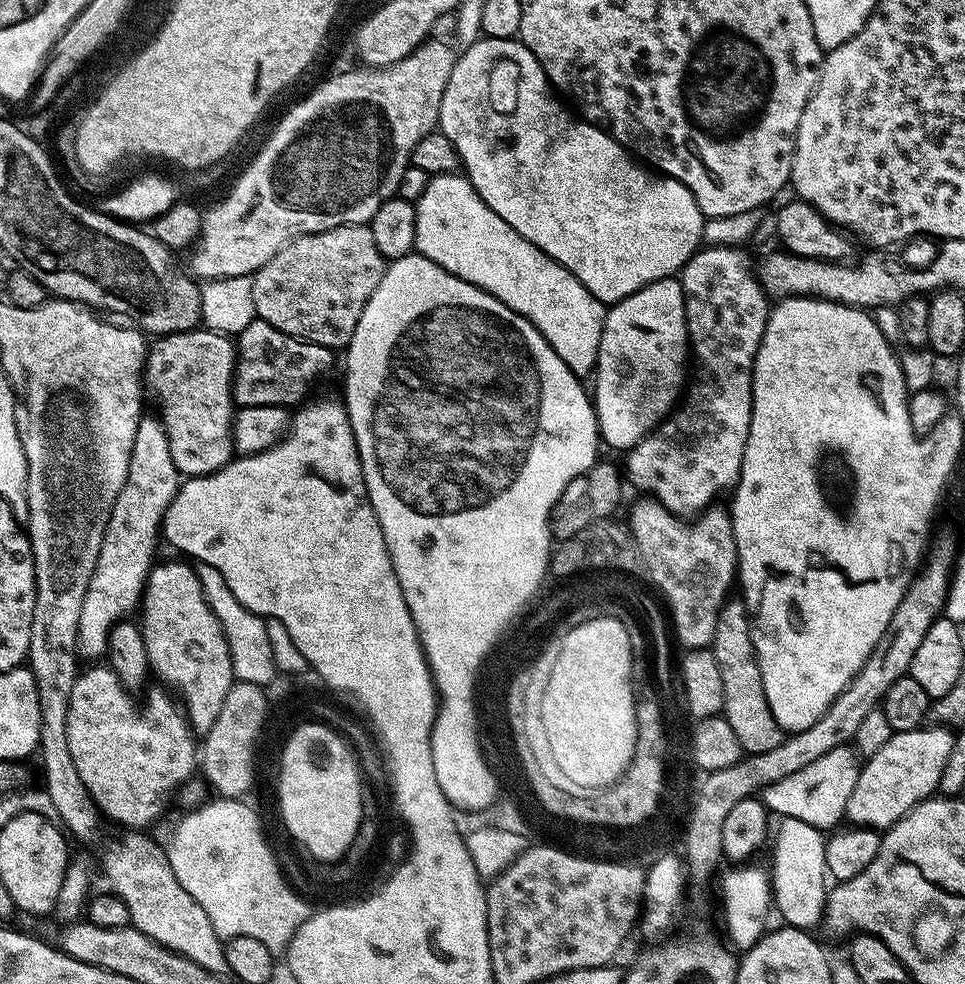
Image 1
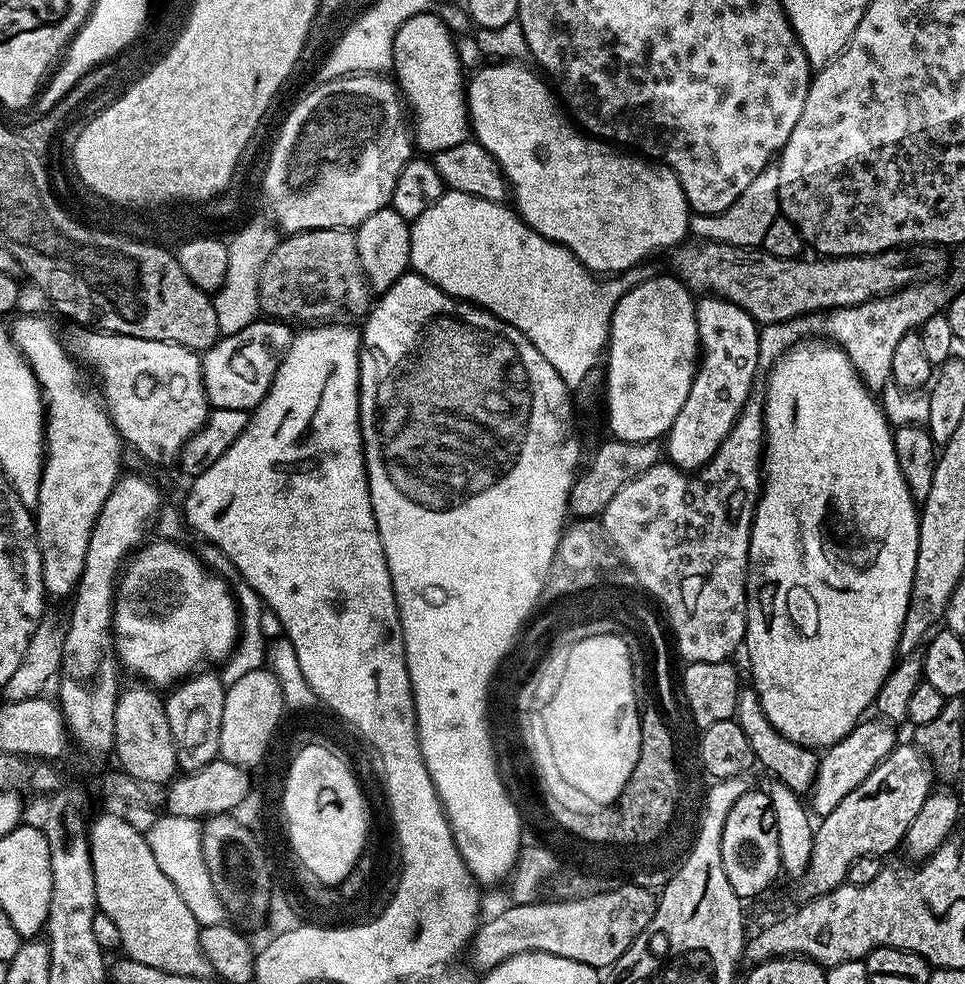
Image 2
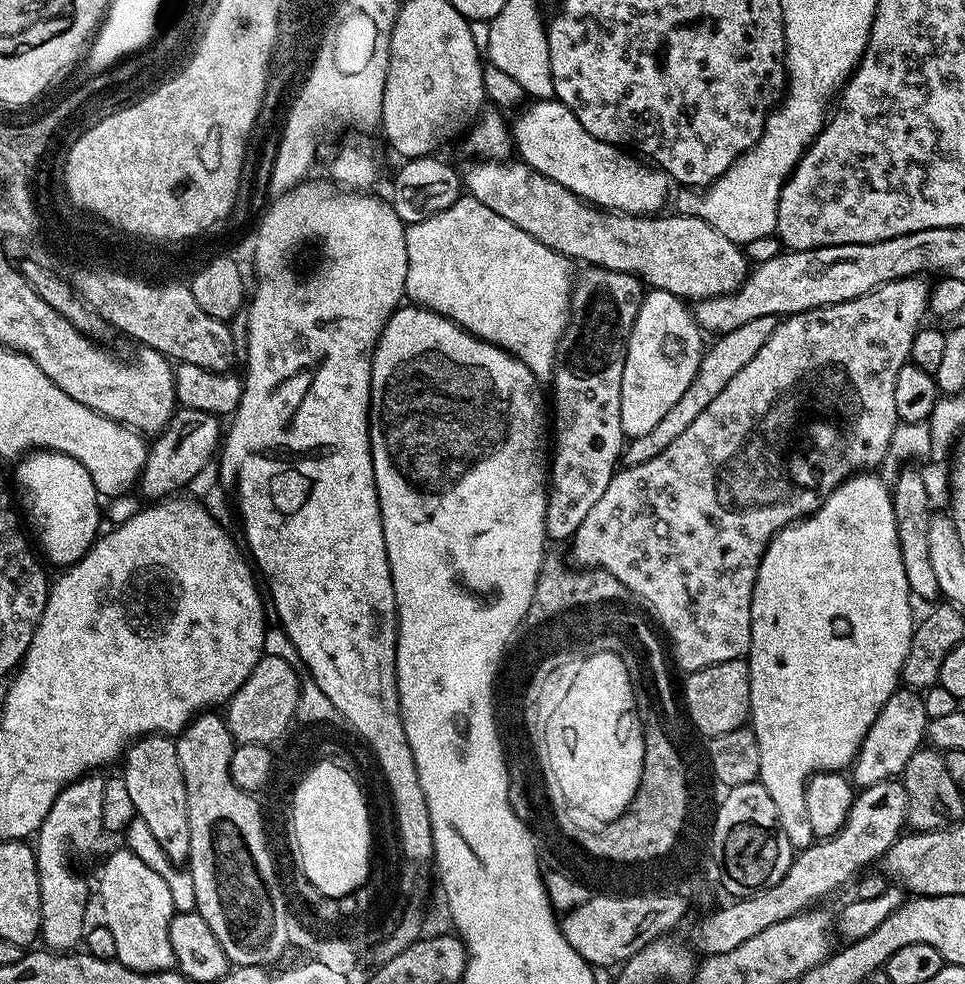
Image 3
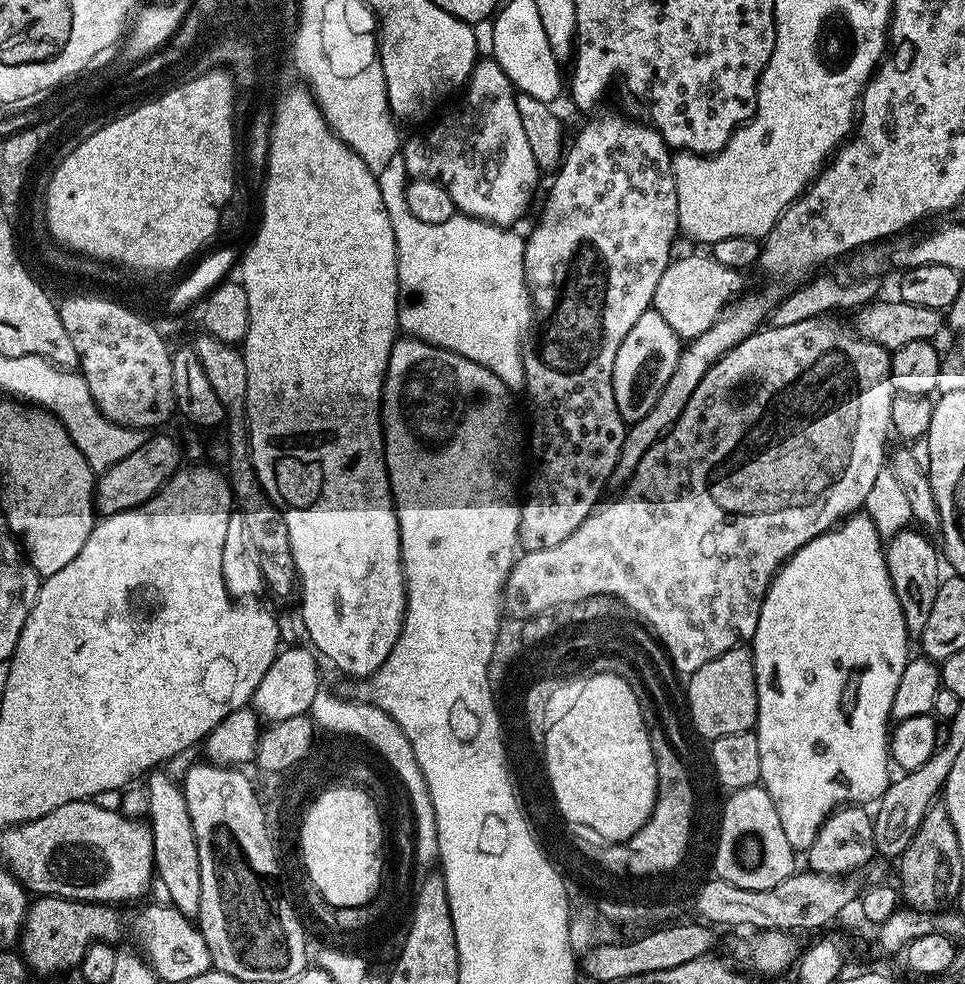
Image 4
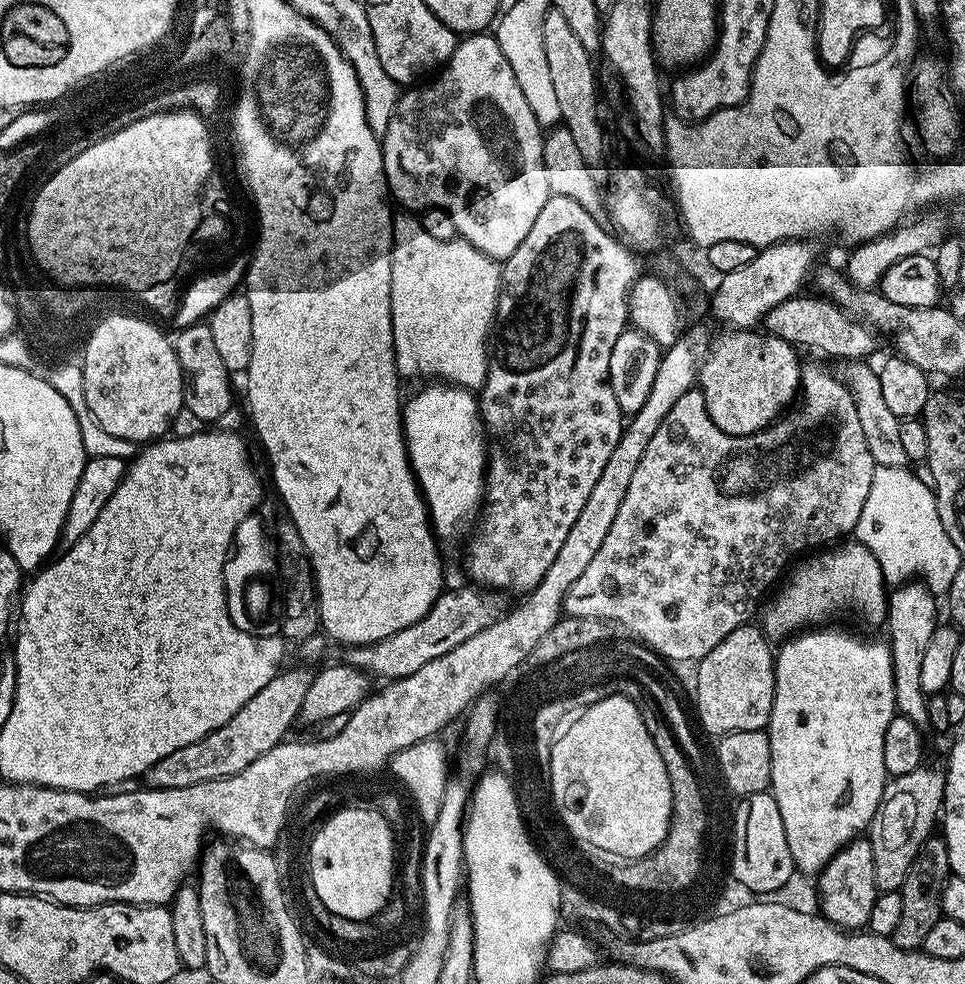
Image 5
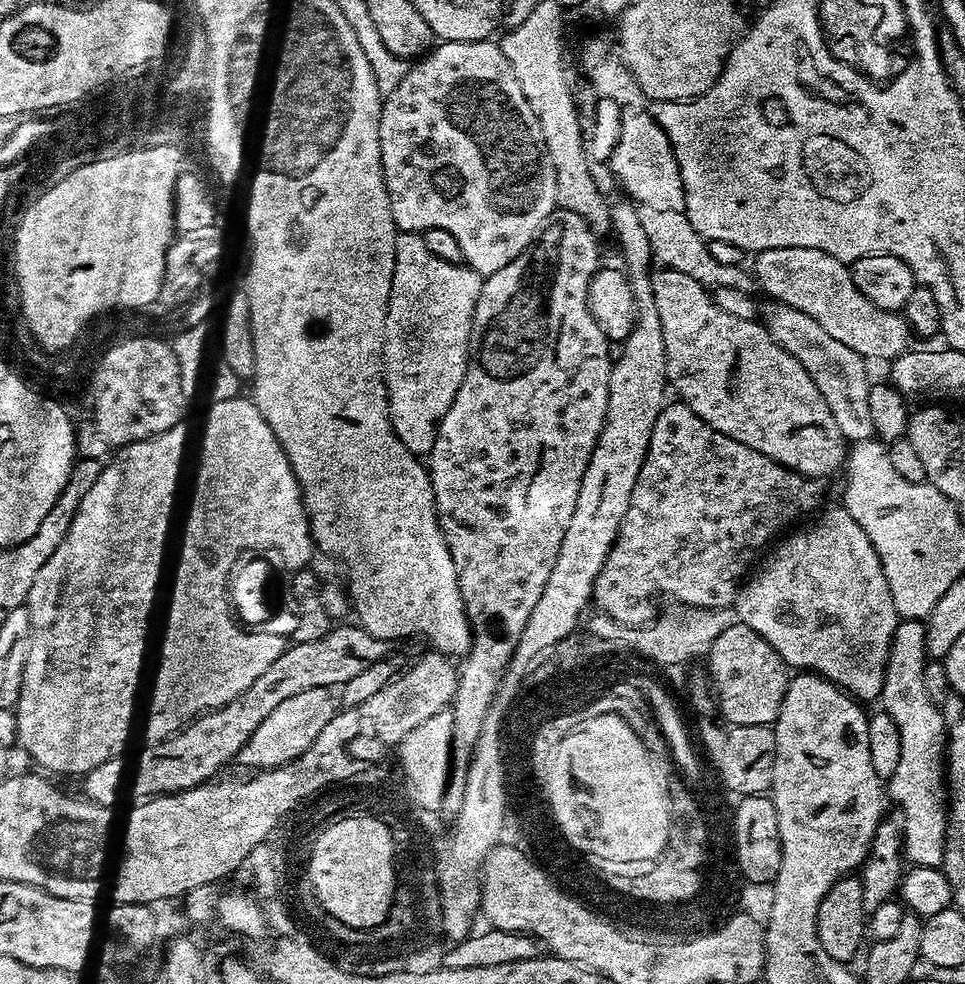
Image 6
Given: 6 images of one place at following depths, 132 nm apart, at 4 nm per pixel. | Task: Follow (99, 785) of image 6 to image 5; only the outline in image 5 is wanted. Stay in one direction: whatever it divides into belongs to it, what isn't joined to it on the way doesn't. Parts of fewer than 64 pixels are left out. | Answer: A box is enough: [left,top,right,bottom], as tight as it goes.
[148,586,506,788]

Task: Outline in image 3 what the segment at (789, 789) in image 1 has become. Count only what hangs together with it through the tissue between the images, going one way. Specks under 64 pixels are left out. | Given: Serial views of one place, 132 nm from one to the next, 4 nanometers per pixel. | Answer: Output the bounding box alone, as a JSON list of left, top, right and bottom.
[850,686,929,789]

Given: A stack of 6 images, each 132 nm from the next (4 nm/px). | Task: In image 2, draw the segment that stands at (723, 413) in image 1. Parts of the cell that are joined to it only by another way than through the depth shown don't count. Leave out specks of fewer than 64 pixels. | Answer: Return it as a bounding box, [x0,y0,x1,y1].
[666,295,761,474]

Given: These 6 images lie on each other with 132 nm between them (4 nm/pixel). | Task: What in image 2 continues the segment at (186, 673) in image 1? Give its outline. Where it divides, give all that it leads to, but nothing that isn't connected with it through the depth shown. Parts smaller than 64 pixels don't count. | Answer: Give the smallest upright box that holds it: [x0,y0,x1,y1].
[163,670,226,773]

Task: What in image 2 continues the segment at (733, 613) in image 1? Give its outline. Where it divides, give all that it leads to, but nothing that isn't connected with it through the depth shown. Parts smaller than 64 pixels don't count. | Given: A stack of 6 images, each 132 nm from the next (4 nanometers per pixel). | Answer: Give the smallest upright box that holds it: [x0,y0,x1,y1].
[734,686,820,794]

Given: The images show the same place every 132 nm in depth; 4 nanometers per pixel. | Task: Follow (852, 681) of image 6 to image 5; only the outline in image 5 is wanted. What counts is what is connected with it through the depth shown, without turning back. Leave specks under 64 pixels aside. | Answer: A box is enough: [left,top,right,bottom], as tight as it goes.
[762,542,890,638]

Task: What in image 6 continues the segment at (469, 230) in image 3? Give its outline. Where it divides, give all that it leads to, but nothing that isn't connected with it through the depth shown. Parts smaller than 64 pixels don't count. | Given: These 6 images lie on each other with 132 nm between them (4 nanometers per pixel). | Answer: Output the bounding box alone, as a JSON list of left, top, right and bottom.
[384,232,484,457]

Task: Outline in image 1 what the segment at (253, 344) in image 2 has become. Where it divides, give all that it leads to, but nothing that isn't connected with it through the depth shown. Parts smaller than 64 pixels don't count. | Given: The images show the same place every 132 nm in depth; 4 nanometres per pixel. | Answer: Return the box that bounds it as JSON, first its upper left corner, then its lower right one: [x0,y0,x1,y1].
[232,319,333,409]

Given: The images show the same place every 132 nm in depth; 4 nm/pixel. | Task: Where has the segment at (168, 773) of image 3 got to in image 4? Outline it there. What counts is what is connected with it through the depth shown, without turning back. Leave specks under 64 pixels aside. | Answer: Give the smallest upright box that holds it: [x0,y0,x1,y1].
[146,770,202,921]

